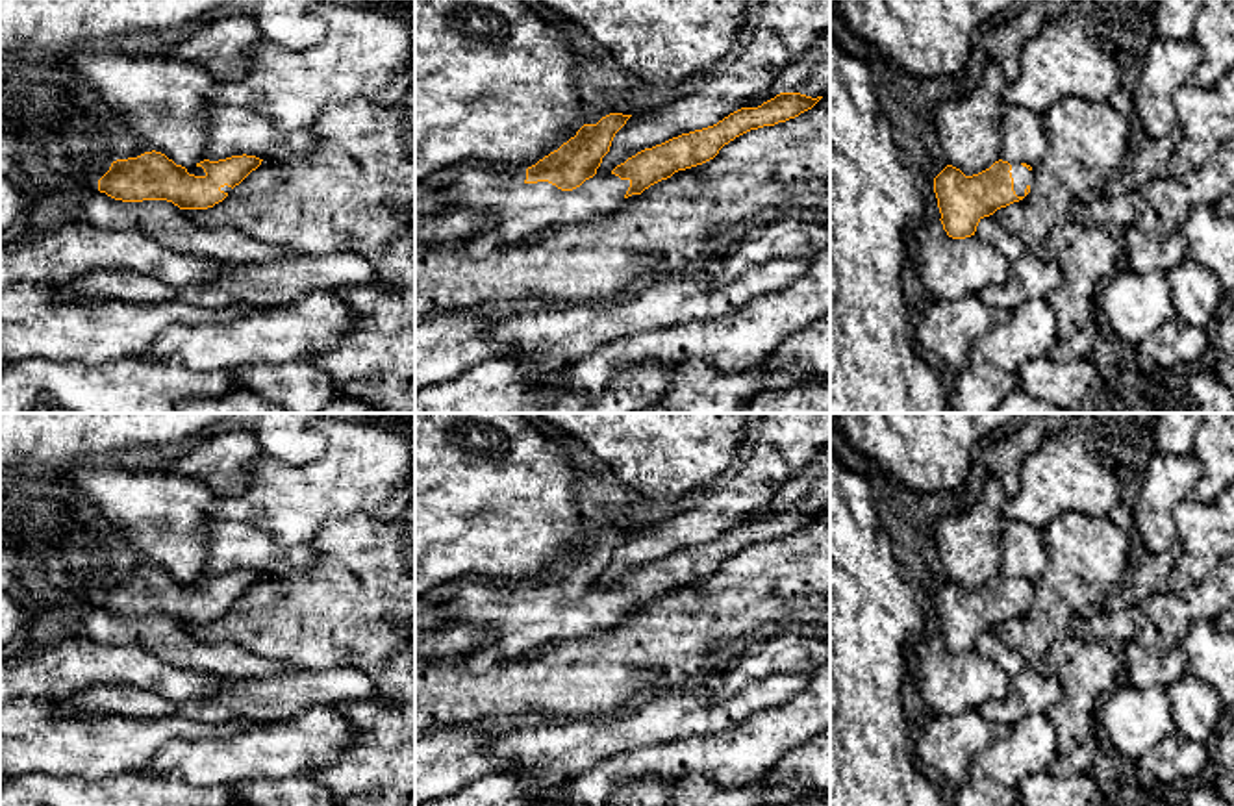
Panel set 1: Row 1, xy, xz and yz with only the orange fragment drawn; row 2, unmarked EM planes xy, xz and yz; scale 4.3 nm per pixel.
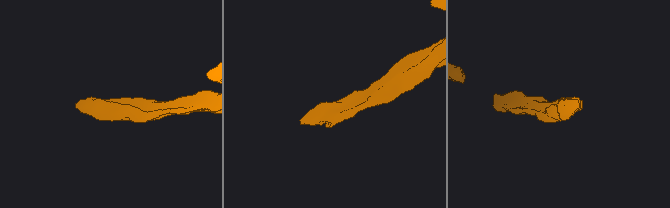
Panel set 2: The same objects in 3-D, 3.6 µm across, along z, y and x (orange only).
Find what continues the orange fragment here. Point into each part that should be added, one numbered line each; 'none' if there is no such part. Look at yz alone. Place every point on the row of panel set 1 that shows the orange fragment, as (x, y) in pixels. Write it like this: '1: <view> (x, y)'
1: yz (1021, 176)

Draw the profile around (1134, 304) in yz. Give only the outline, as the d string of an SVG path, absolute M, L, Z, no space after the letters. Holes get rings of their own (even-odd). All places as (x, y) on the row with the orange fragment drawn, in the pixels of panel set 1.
M1121 271L1104 283L1099 304L1114 334L1134 346L1177 315L1164 271Z

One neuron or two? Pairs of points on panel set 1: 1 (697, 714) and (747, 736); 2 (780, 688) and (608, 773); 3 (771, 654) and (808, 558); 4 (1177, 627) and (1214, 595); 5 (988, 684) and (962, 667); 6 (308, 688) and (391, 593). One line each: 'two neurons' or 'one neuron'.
1: two neurons
2: two neurons
3: two neurons
4: one neuron
5: one neuron
6: two neurons

